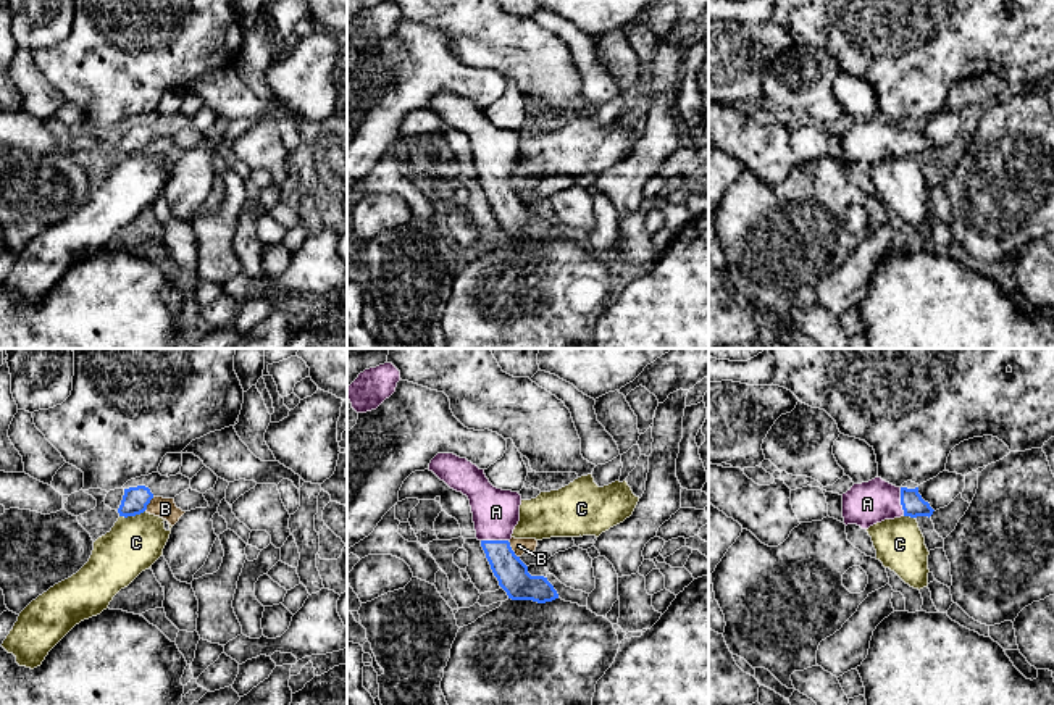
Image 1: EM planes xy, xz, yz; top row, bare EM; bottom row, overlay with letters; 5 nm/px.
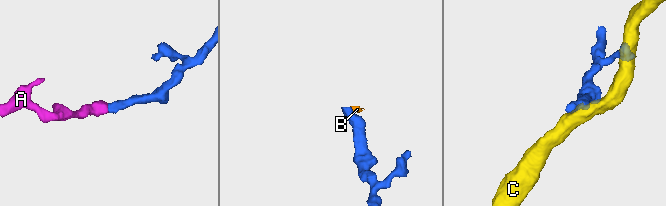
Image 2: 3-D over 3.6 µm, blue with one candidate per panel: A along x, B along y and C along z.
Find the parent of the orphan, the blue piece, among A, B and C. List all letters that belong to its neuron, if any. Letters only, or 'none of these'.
A

